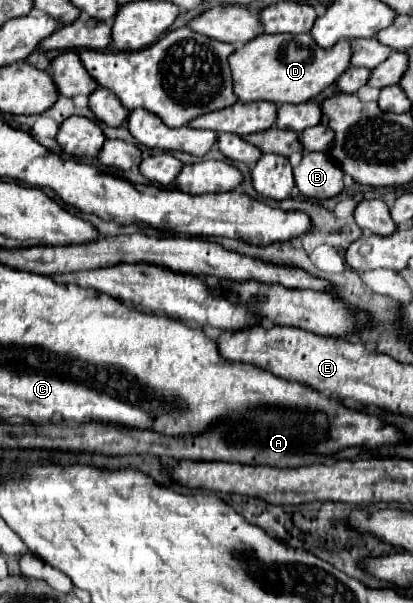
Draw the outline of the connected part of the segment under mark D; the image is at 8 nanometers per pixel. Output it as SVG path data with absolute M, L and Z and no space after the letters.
M260 34L252 42L244 44L238 48L230 58L230 68L232 68L232 80L234 80L234 94L238 96L240 102L256 102L256 100L268 100L274 104L300 104L316 98L324 88L332 86L350 66L350 40L338 40L334 48L320 48L310 34Z

